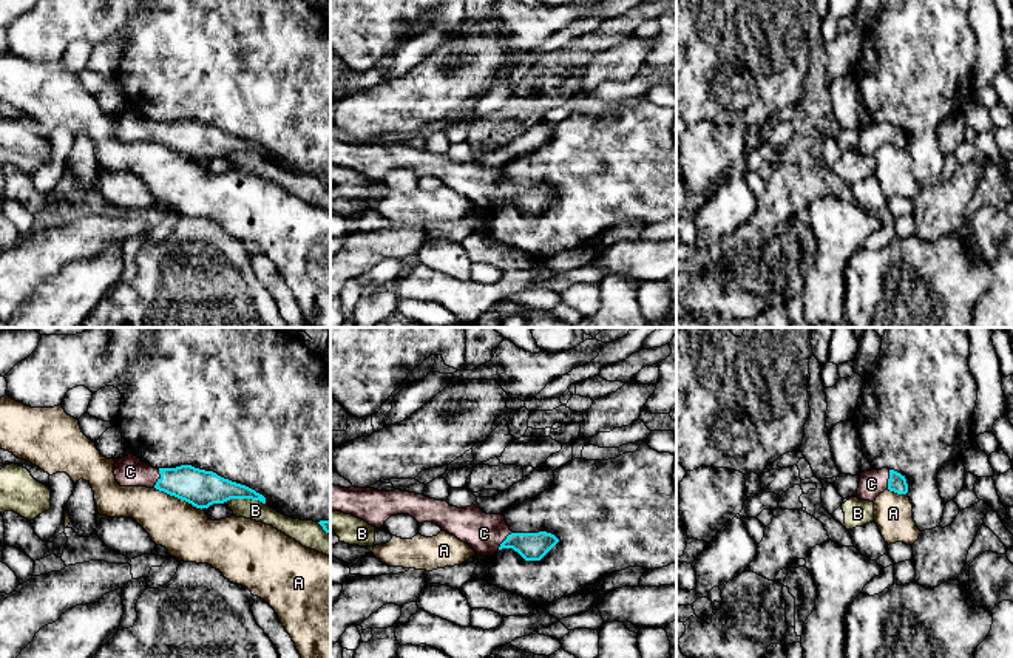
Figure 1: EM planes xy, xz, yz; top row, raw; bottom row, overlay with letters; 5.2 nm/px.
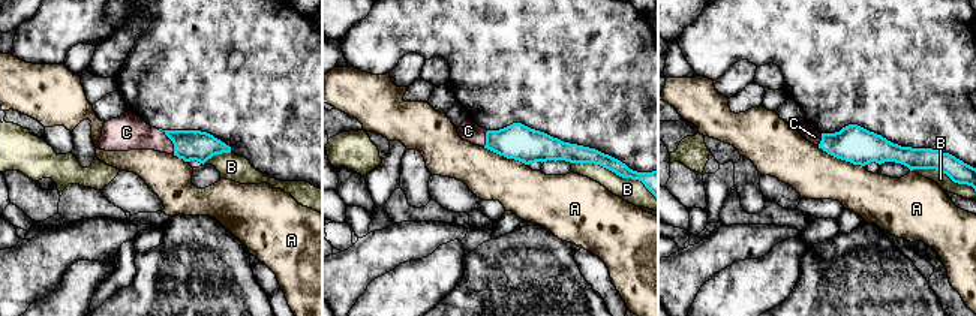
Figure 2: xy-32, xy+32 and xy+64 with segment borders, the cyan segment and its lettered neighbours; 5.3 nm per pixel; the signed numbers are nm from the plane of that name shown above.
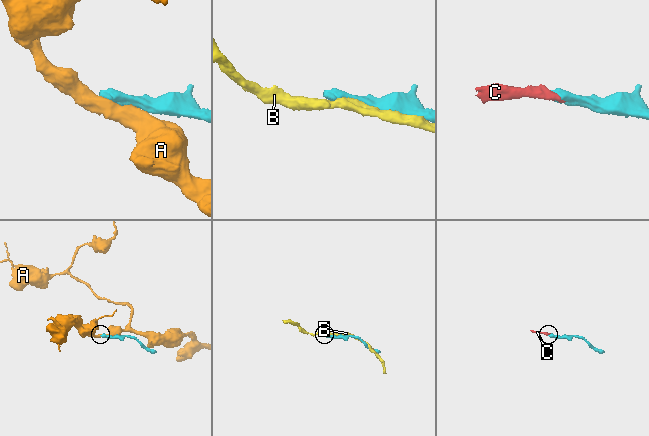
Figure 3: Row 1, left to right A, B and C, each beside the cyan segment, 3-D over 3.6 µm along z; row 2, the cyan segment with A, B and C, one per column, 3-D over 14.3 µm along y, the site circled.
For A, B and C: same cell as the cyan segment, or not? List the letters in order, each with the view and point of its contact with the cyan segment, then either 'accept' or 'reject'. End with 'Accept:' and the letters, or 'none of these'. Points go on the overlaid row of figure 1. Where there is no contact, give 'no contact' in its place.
A: meets cyan in xy at (178, 498); reject
B: meets cyan in xy at (244, 498); reject
C: meets cyan in xy at (159, 479); accept
Accept: C

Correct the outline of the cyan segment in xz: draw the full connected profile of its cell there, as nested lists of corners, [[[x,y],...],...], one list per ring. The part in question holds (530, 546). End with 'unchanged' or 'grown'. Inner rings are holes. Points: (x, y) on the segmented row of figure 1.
[[[330,483],[330,510],[352,514],[380,528],[391,516],[409,514],[418,524],[434,522],[479,556],[493,556],[497,550],[513,548],[525,561],[540,561],[559,539],[547,531],[513,533],[503,514],[486,514],[477,500],[457,508],[446,500],[429,499],[409,491],[378,491],[374,488],[341,488]]]; grown

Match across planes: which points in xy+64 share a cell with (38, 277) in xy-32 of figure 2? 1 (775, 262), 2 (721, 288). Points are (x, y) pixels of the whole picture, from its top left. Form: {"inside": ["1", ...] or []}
{"inside": []}

